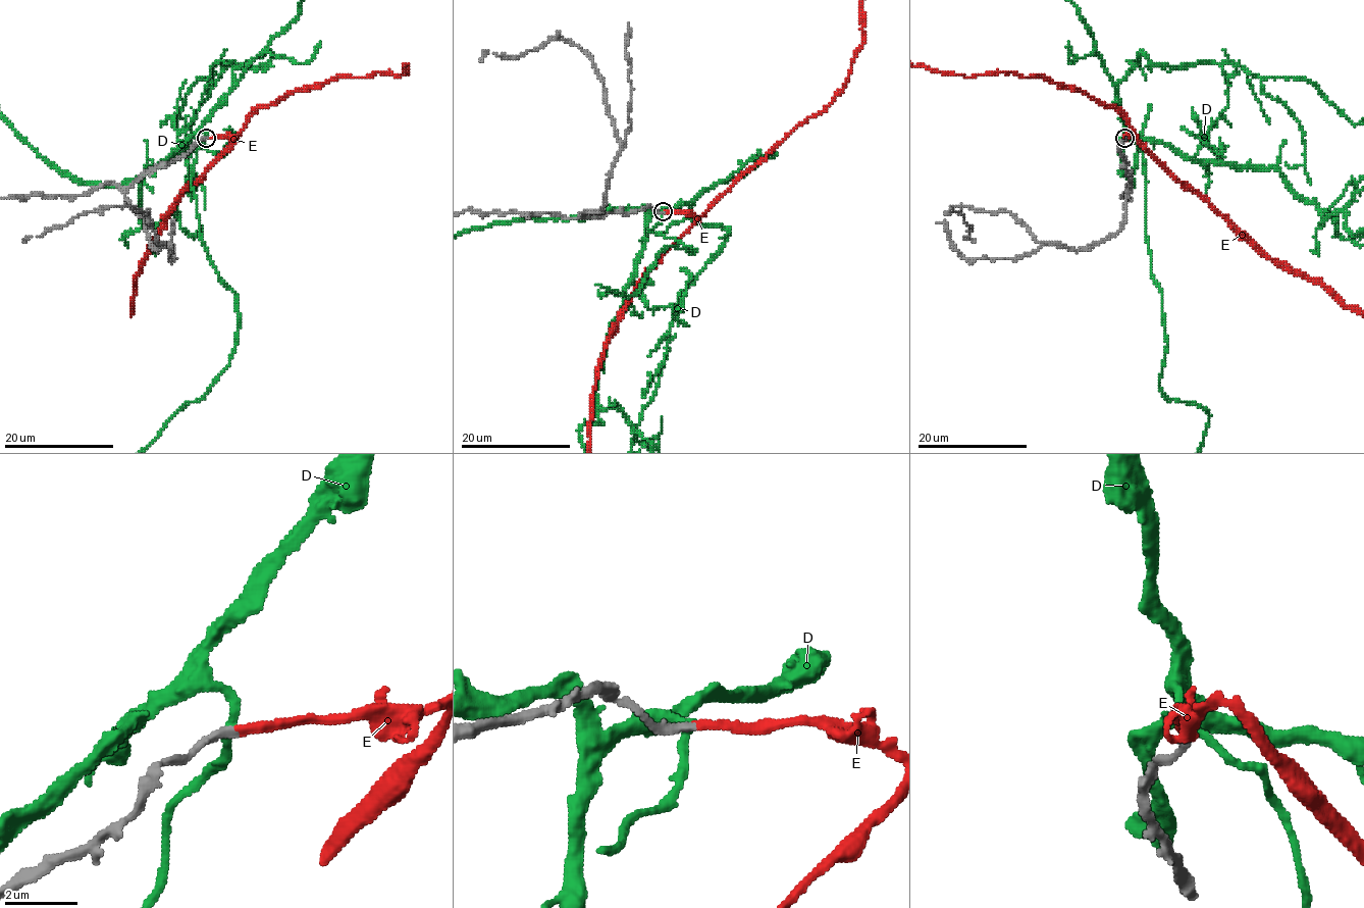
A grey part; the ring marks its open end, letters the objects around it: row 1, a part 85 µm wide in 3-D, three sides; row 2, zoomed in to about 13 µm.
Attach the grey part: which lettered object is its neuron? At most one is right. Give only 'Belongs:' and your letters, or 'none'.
Belongs: E

